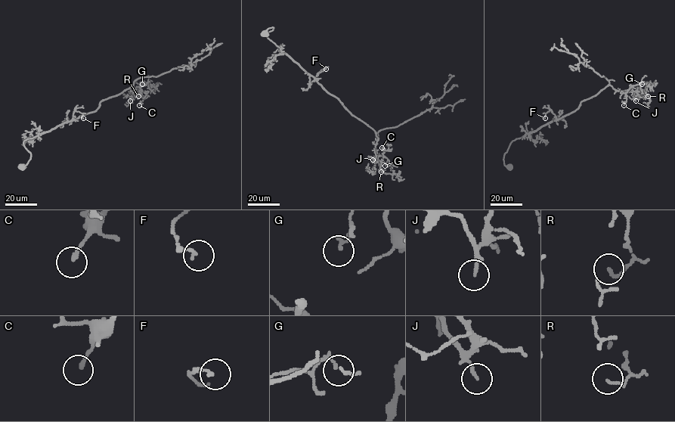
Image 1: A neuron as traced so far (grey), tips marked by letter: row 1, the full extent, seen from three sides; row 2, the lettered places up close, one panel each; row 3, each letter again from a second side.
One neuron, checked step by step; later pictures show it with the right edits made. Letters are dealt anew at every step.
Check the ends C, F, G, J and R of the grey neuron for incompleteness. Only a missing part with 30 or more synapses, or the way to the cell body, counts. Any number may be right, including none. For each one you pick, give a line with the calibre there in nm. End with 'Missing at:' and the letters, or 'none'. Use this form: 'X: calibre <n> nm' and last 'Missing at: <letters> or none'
Missing at: none

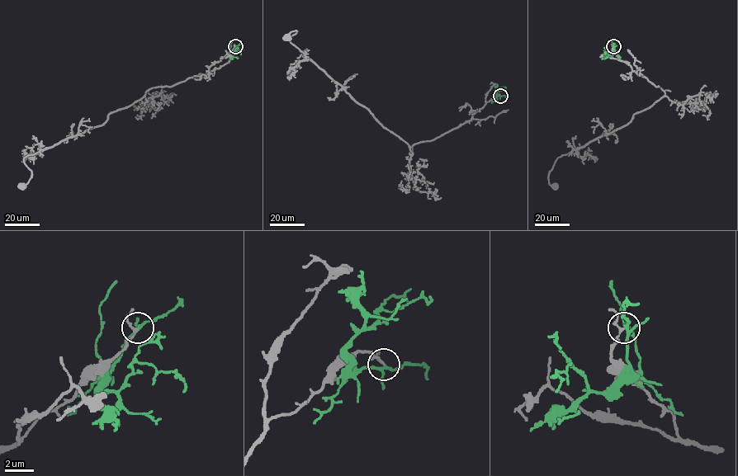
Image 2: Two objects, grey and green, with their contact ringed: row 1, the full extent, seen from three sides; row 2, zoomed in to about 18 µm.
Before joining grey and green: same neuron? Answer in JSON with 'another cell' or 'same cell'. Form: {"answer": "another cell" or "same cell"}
{"answer": "another cell"}

